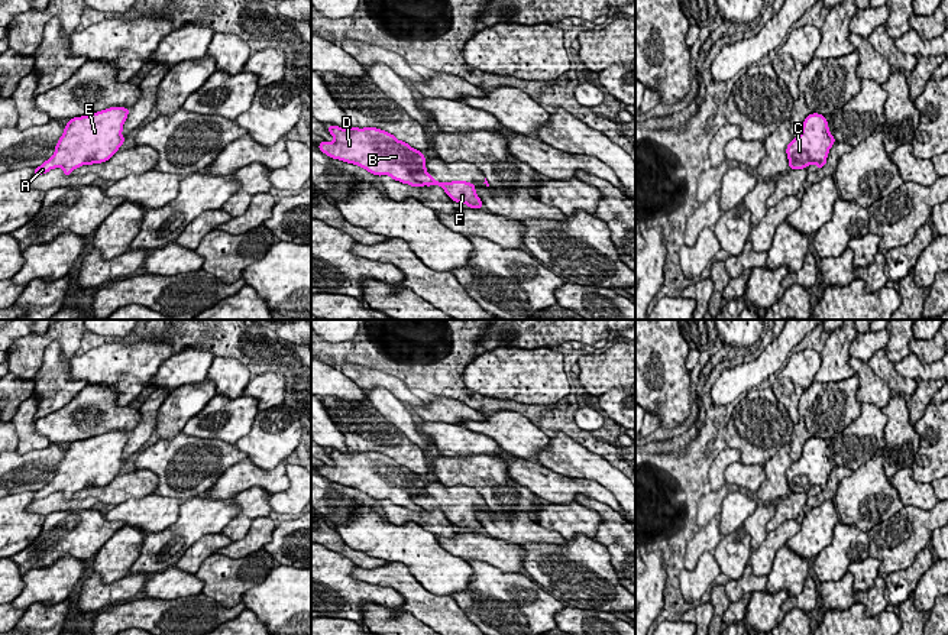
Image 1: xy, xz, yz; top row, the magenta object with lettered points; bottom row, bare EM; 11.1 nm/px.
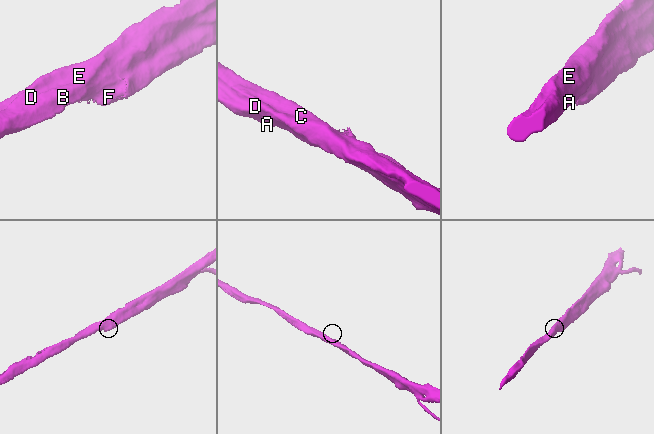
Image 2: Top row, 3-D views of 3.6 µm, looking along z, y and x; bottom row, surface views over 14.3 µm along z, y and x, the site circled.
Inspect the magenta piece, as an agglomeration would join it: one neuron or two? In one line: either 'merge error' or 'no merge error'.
merge error

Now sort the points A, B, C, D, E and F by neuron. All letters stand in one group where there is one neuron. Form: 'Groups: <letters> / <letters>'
Groups: A B C D E / F

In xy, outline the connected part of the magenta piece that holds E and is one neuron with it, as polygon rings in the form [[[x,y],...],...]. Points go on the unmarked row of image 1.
[[[110,431],[97,437],[68,444],[54,479],[35,492],[33,500],[61,492],[64,499],[91,486],[106,486],[124,467],[123,448],[129,432]]]

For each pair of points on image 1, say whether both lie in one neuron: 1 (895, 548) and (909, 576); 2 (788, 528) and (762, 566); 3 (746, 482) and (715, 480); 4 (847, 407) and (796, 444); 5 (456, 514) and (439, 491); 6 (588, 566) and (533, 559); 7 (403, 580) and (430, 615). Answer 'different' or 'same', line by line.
1: different
2: same
3: different
4: same
5: same
6: same
7: same

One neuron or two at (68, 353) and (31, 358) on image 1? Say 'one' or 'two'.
one

